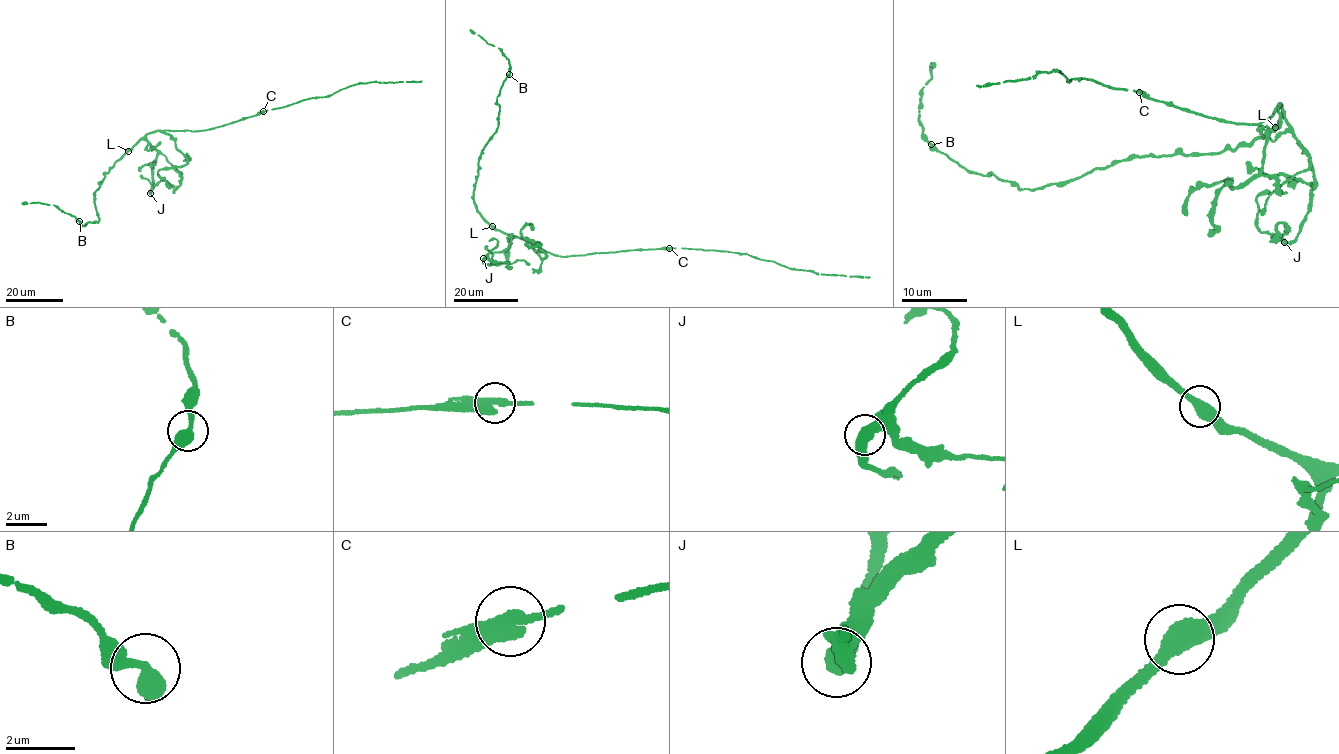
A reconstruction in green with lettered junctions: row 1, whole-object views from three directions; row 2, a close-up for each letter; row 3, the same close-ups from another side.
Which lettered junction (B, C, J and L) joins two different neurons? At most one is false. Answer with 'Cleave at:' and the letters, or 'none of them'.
Cleave at: none of them

